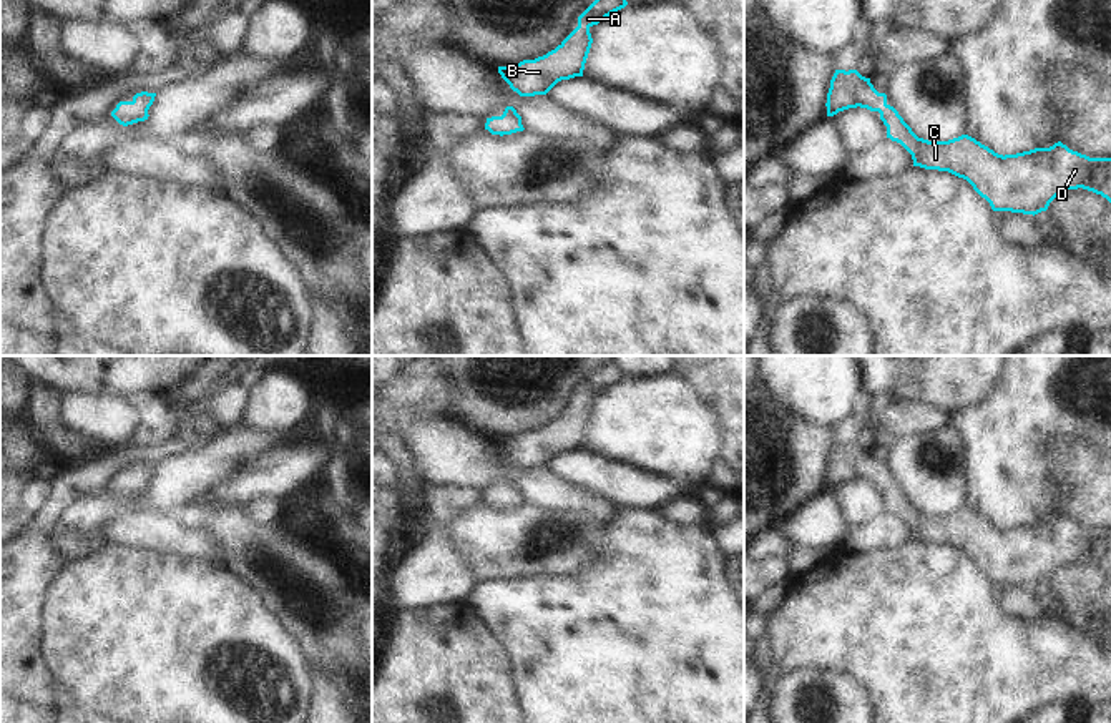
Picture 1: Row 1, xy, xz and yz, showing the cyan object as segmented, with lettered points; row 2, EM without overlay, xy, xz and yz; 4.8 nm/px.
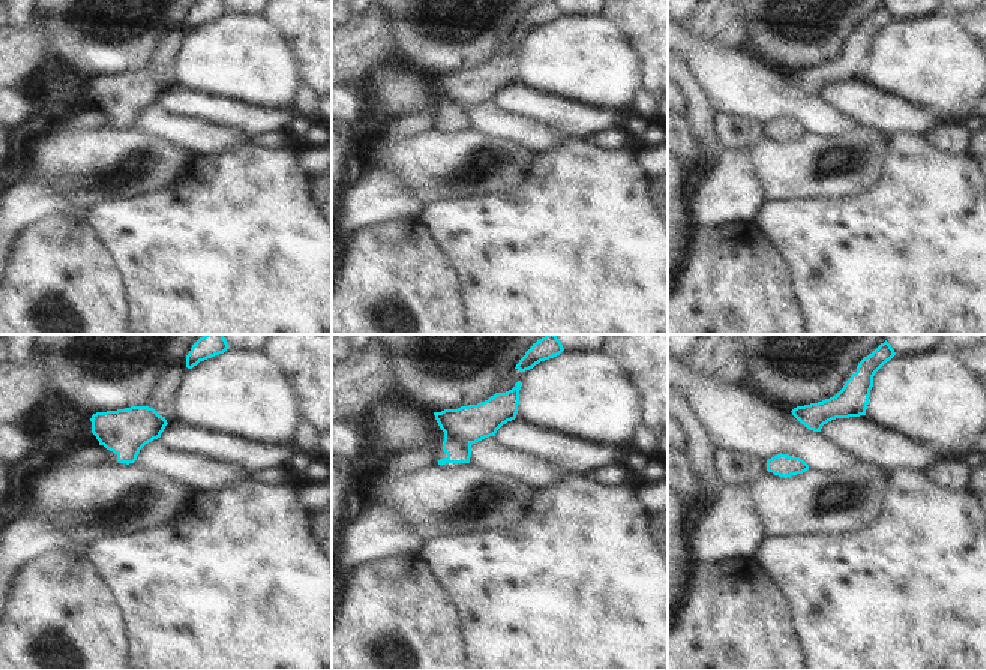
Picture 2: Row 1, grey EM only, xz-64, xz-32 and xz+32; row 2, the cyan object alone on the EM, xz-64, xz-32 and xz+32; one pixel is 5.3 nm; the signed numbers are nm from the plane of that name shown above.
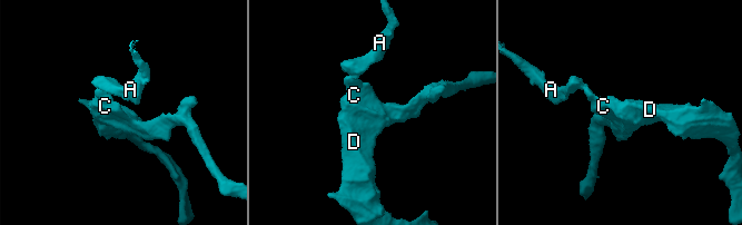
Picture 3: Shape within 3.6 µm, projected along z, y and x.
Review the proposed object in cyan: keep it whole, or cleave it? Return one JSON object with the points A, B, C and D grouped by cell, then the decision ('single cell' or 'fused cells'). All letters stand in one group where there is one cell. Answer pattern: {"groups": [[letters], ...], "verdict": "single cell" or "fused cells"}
{"groups": [["A", "B", "C", "D"]], "verdict": "single cell"}

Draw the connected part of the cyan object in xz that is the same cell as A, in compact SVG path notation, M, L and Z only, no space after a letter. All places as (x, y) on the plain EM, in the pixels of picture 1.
M616 357L611 359L578 389L578 399L555 422L535 432L498 439L498 445L520 469L546 467L558 454L583 449L593 416L590 401L626 377Z

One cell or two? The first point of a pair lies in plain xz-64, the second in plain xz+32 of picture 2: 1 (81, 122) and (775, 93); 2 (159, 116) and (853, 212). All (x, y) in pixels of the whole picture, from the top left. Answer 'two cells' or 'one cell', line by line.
1: two cells
2: two cells

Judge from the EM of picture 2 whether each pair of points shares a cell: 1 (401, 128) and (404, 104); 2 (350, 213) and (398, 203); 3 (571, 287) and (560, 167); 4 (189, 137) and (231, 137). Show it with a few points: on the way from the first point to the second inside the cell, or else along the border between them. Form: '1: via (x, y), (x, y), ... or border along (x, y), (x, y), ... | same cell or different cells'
1: border along (437, 113), (381, 116) | different cells
2: via (362, 207), (366, 203), (386, 203) | same cell
3: via (571, 257), (571, 197) | same cell
4: via (200, 137), (221, 137) | same cell

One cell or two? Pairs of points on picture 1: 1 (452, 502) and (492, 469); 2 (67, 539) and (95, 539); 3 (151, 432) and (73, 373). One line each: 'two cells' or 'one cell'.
1: two cells
2: one cell
3: two cells

